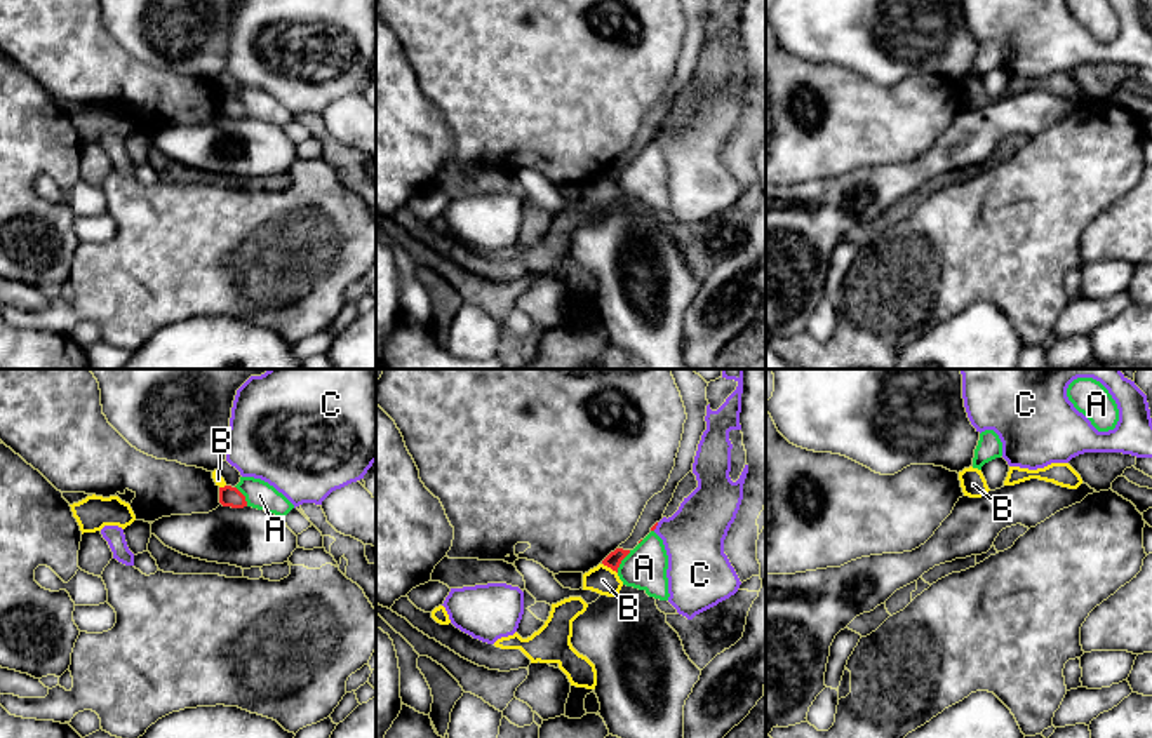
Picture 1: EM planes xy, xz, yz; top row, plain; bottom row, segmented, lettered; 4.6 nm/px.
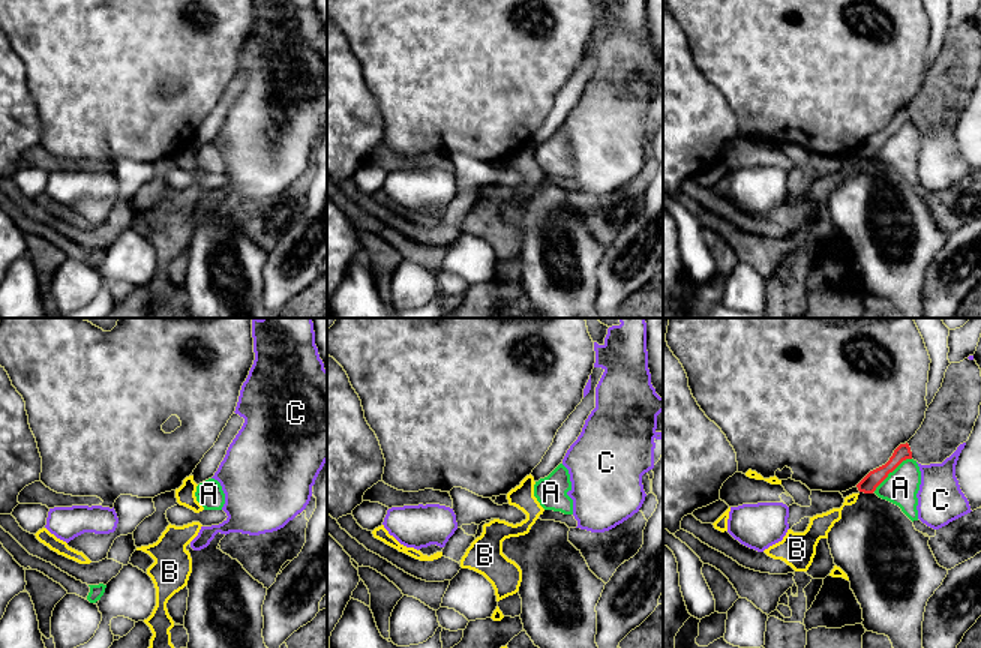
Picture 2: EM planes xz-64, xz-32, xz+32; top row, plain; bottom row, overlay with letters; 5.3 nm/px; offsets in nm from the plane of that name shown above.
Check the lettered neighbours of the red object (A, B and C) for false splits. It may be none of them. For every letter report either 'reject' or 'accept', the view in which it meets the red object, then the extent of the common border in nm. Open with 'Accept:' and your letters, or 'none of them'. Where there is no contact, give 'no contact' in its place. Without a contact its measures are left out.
Accept: none of them
A: reject | xz | 120 nm
B: reject | xz | 90 nm
C: reject | xz | 50 nm

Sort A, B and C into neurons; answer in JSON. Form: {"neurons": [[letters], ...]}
{"neurons": [["A"], ["B"], ["C"]]}

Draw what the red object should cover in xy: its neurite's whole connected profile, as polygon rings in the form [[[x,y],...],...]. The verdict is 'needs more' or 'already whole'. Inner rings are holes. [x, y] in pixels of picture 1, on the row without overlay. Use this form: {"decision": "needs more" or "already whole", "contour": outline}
{"decision": "already whole", "contour": [[[231,96],[219,97],[219,113],[231,118],[247,117],[245,106]]]}

